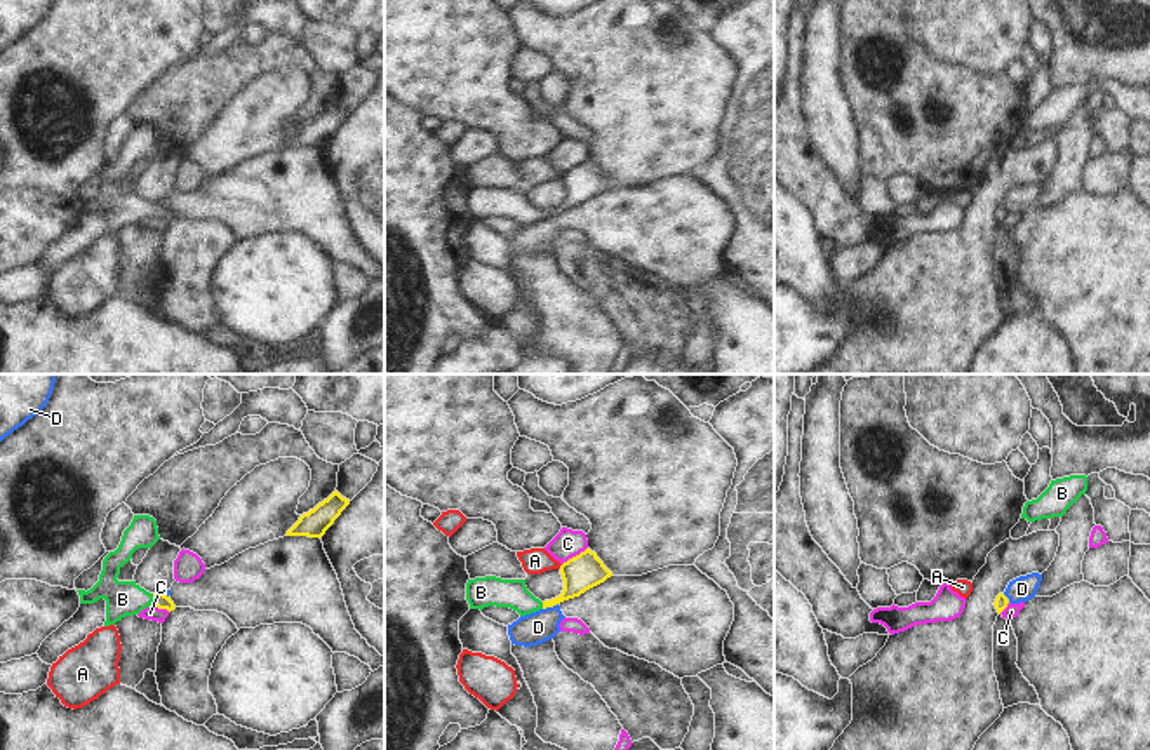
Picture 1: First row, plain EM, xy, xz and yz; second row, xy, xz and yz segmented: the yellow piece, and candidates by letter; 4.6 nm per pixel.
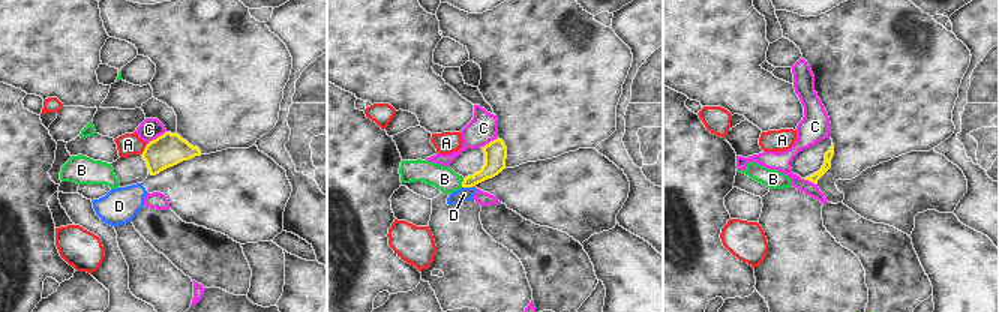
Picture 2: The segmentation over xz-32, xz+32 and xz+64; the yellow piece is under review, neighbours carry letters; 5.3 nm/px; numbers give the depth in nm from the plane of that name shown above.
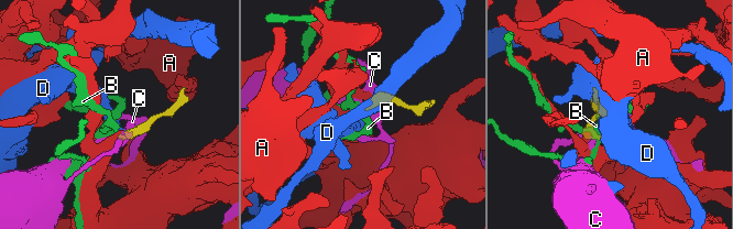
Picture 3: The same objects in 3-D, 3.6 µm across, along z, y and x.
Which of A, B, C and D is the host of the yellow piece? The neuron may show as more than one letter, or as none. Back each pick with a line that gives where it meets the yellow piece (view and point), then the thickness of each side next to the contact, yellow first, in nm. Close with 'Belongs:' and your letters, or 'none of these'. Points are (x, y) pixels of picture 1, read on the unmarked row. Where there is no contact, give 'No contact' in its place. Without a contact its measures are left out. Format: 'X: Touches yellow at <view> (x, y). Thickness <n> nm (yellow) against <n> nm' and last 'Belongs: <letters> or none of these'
B: Touches yellow at xy (153, 209). Thickness 70 nm (yellow) against 160 nm
Belongs: B.

